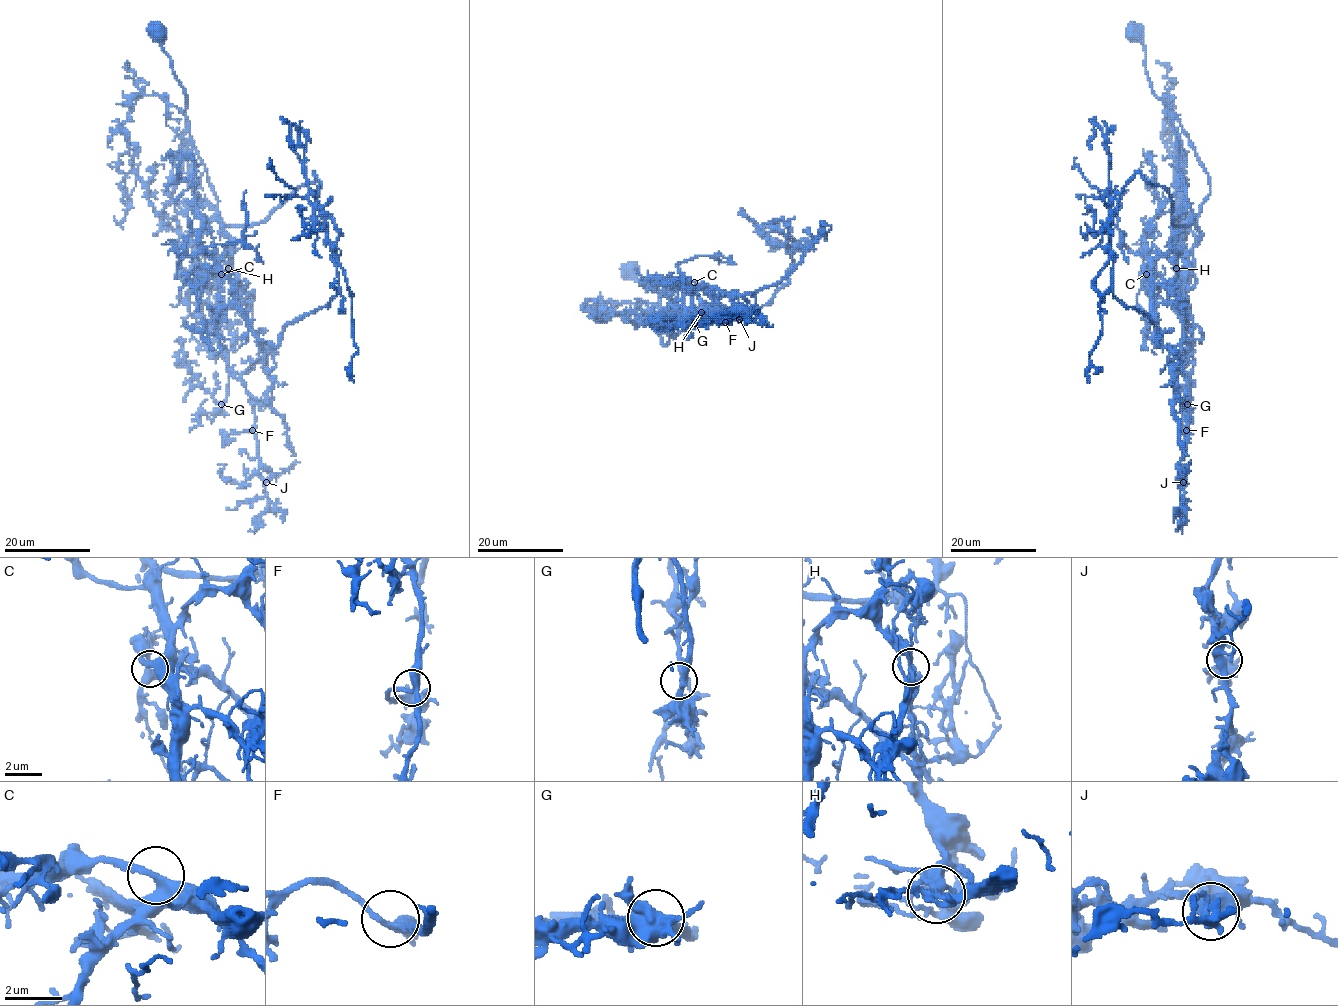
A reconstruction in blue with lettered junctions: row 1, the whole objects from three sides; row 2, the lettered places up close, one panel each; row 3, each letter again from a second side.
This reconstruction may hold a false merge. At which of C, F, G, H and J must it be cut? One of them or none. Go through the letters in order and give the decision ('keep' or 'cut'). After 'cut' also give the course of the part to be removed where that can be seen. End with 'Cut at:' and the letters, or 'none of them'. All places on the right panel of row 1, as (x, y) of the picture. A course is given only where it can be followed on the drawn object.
C: keep
F: keep
G: keep
H: cut; course (1176, 268), (1163, 255), (1151, 265), (1158, 345), (1149, 318), (1112, 294), (1110, 129), (1102, 121)
J: keep
Cut at: H

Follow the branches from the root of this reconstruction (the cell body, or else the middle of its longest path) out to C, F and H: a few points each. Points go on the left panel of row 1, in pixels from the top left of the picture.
C: (156, 30), (186, 95), (184, 152), (201, 220), (201, 235), (192, 242), (179, 232), (194, 241), (221, 274)
F: (156, 30), (186, 95), (184, 152), (201, 220), (193, 248), (200, 316), (245, 387), (252, 430)
H: (156, 30), (186, 95), (184, 152), (201, 220), (201, 237), (193, 248), (200, 301), (208, 297), (228, 268)

